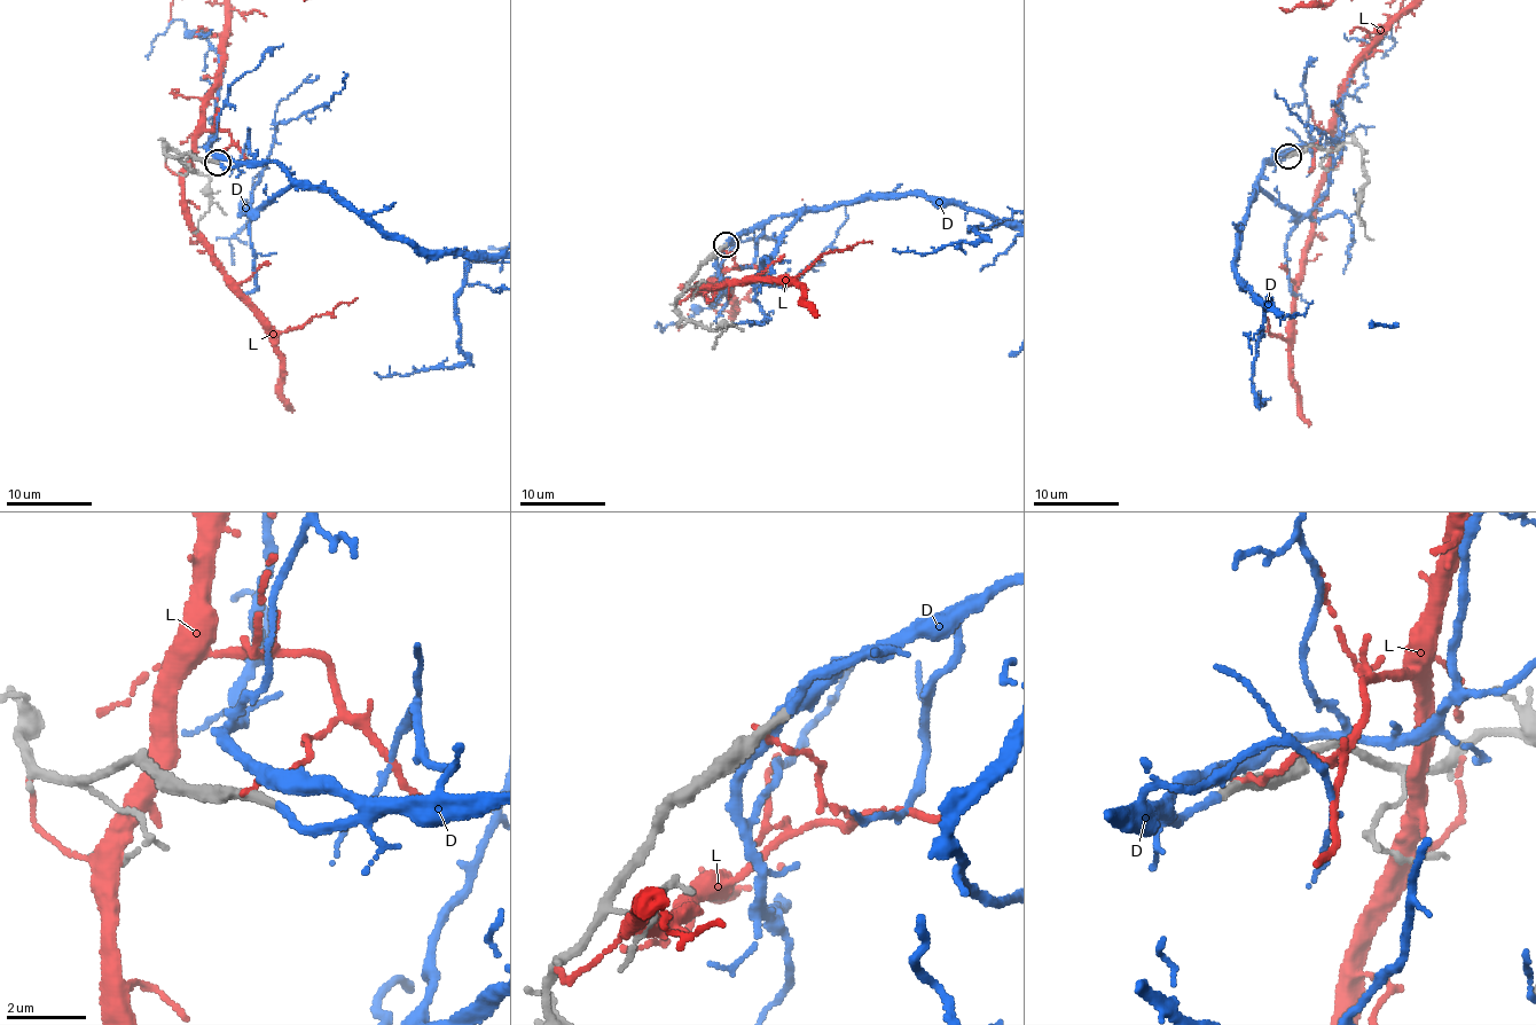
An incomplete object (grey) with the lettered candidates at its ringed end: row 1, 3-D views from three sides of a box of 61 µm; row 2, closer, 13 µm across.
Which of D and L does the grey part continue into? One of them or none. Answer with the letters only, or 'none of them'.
D

